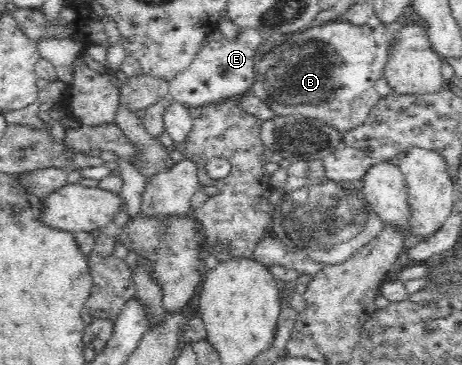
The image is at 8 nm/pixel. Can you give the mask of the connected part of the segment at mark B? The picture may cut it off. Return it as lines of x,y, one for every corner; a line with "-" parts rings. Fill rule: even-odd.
396,20
381,23
376,28
367,24
354,25
345,21
316,22
311,27
292,33
279,40
267,54
258,59
256,82
250,94
266,103
277,116
305,116
321,120
339,132
351,132
367,123
371,110
379,103
375,82
384,77
387,48
395,32
405,24

